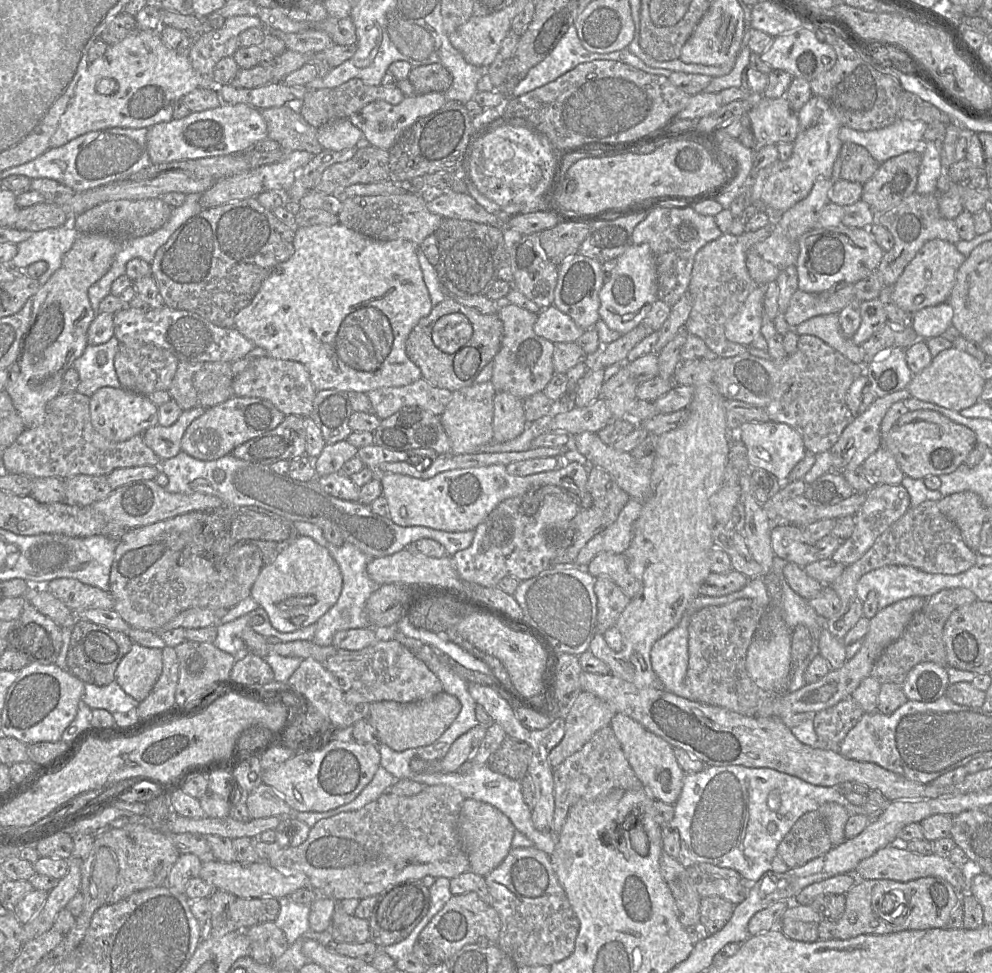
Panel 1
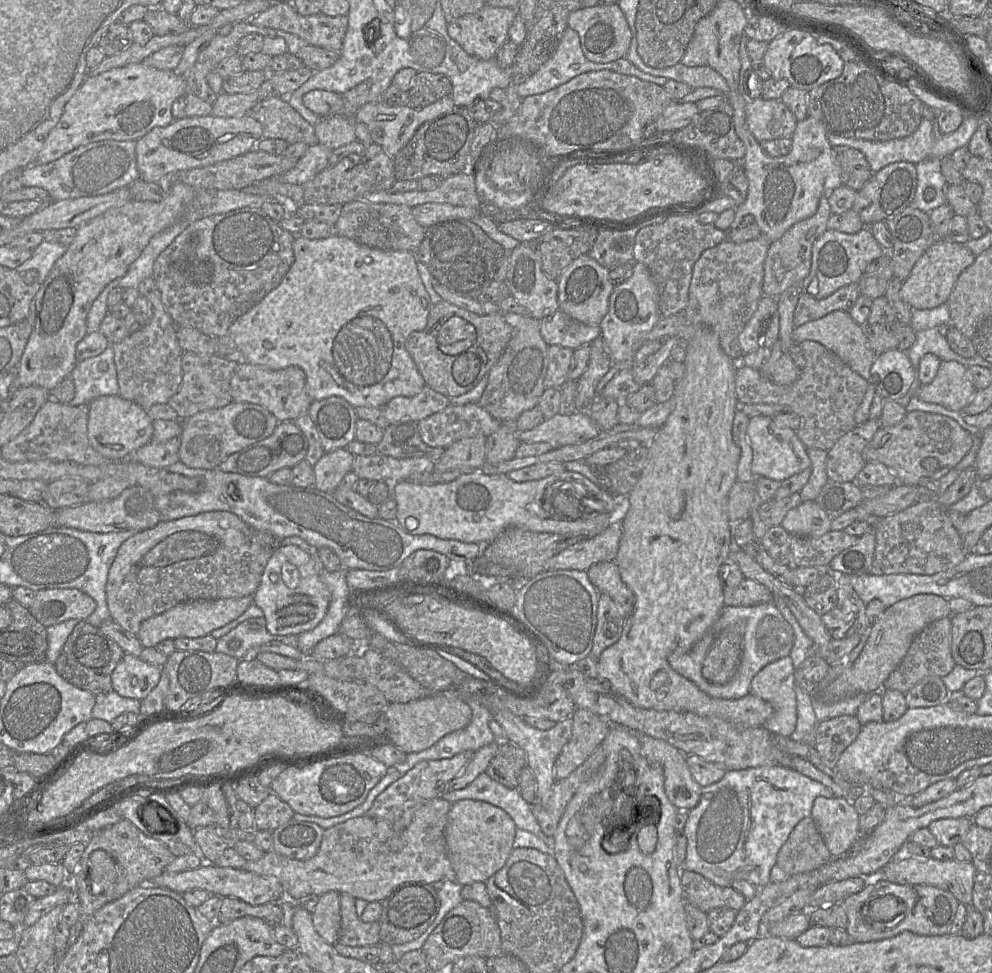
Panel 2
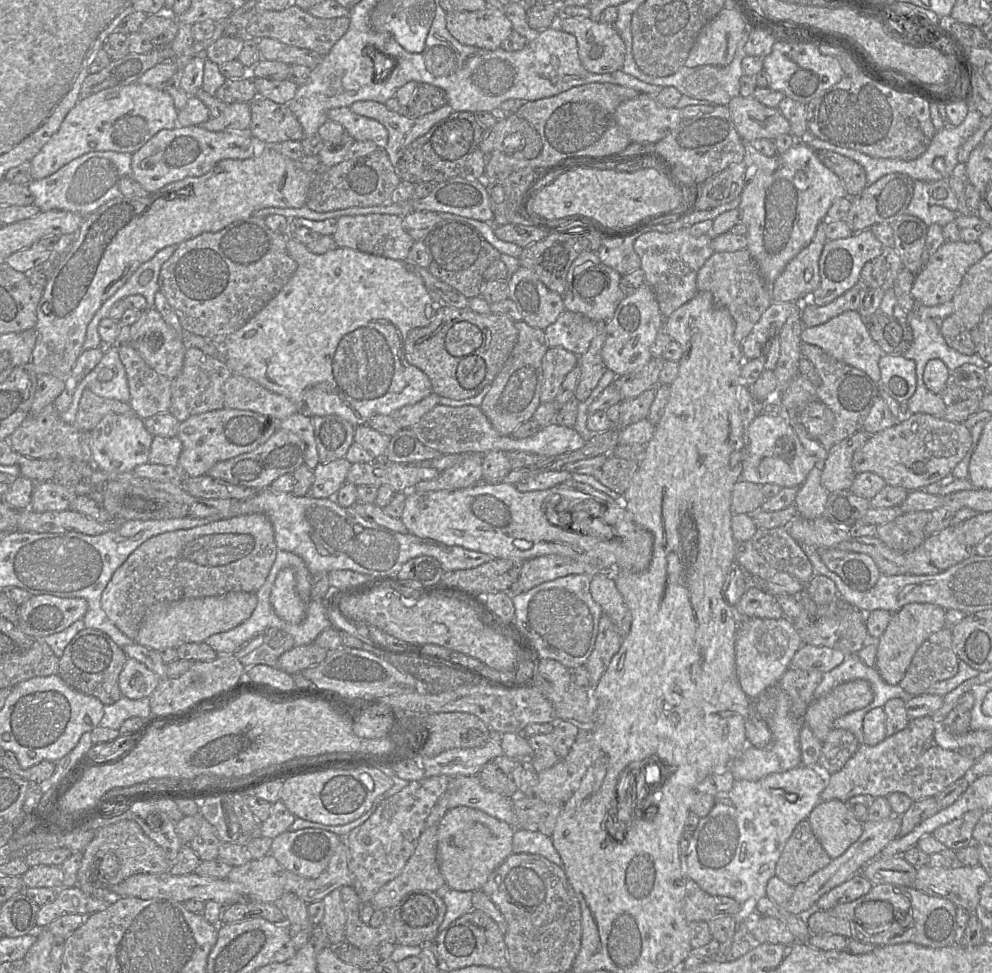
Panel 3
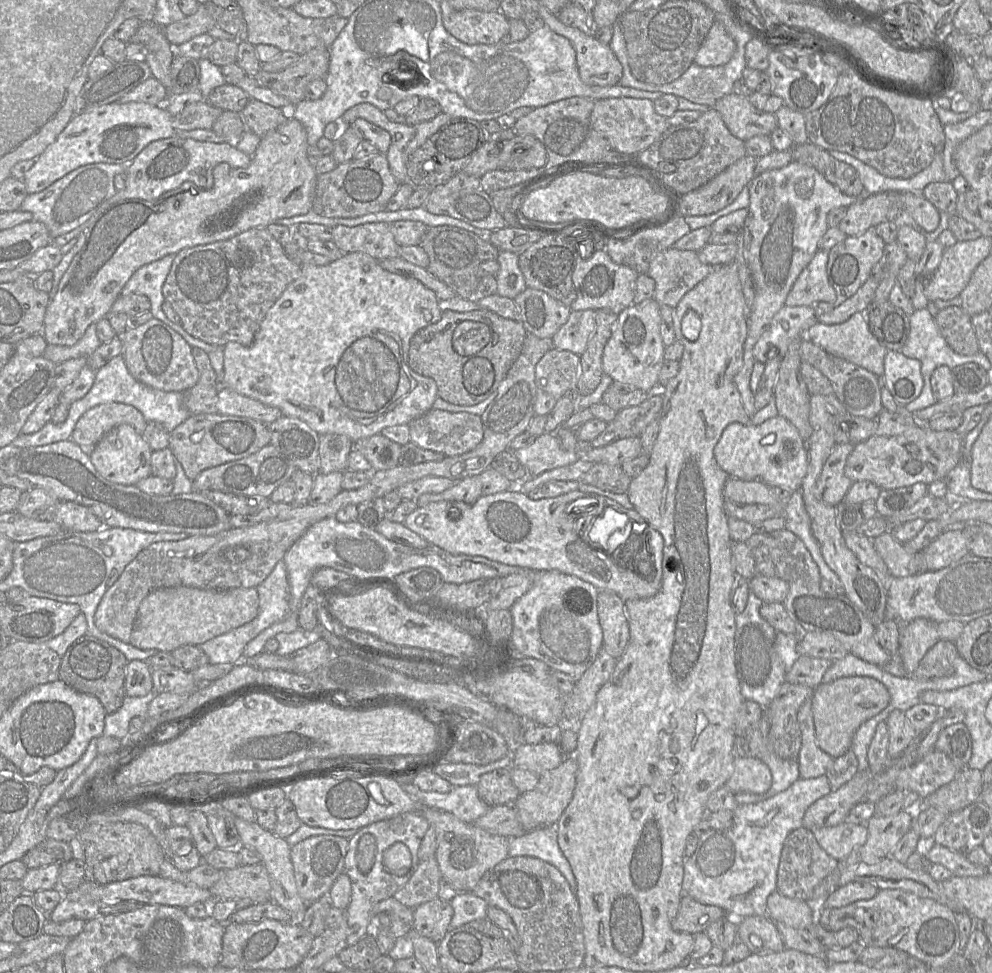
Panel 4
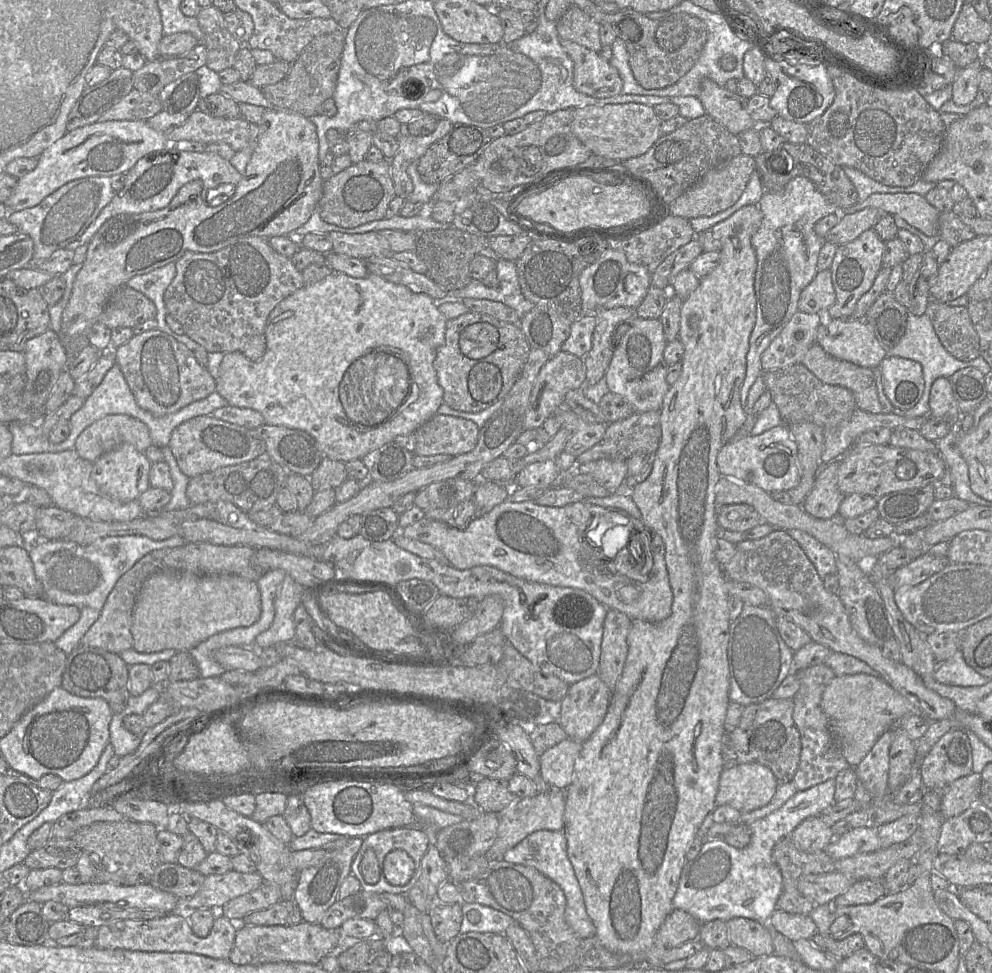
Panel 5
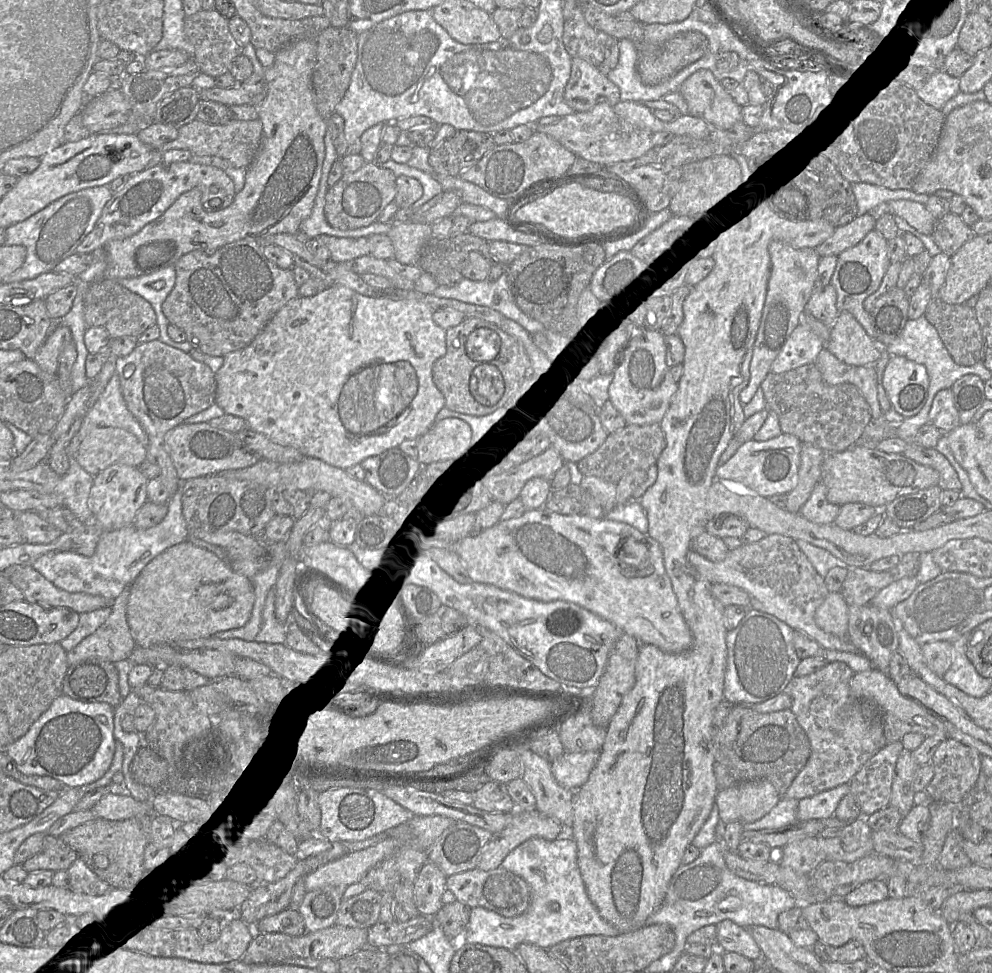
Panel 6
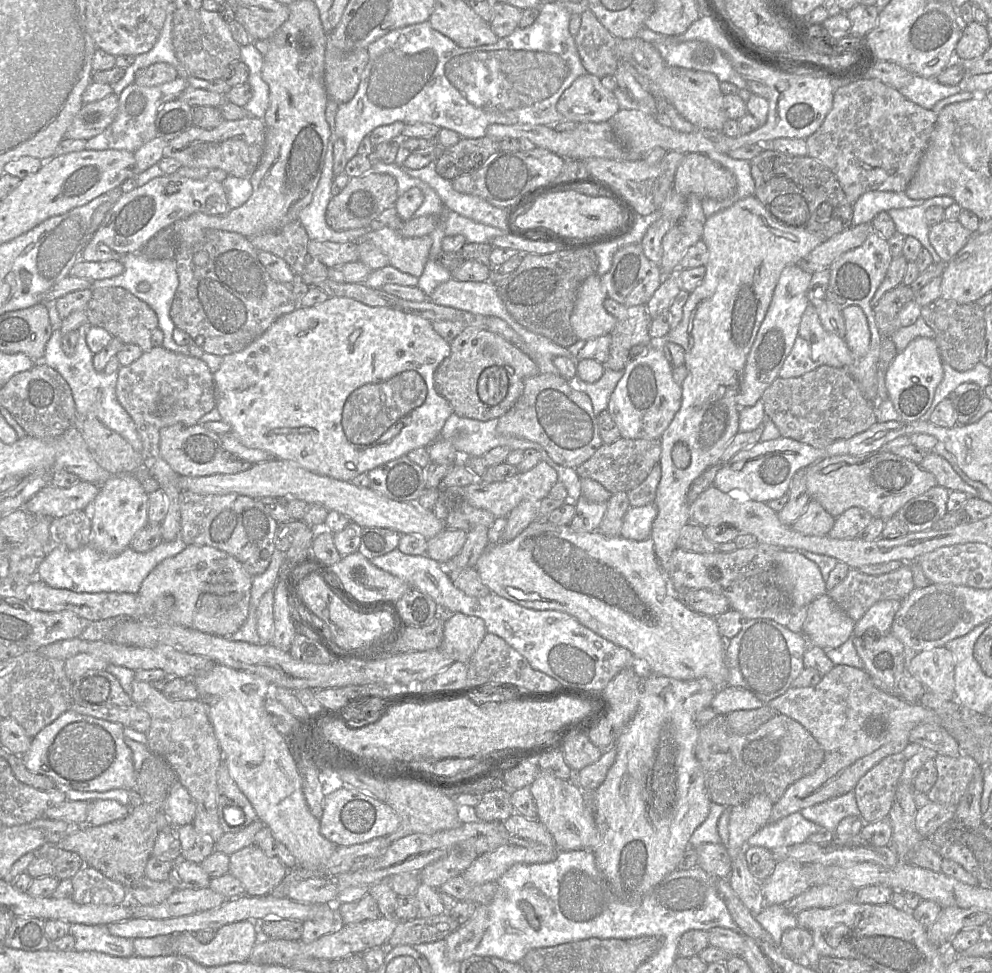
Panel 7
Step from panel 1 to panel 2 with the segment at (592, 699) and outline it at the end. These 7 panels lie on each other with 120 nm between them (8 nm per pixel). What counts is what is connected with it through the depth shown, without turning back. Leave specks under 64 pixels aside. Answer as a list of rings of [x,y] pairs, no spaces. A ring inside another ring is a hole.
[[[576,708],[572,716],[570,739],[554,765],[555,780],[568,777],[602,743],[612,724],[586,709]]]

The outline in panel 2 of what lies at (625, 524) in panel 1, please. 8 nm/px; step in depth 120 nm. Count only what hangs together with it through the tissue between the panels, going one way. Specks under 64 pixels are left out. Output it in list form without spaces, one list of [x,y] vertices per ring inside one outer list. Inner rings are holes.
[[[615,509],[615,519],[600,534],[579,541],[578,543],[564,549],[555,556],[551,557],[545,564],[545,570],[580,570],[587,571],[592,565],[599,562],[614,561],[618,552],[619,543],[622,535],[622,512],[617,515]]]

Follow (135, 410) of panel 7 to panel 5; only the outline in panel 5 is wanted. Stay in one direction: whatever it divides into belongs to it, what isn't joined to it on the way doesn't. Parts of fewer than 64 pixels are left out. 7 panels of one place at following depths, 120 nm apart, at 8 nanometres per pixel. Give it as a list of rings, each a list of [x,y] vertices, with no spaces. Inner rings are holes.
[[[152,329],[113,349],[115,363],[142,409],[155,416],[175,413],[215,391],[215,379],[200,365],[185,344],[160,329]]]

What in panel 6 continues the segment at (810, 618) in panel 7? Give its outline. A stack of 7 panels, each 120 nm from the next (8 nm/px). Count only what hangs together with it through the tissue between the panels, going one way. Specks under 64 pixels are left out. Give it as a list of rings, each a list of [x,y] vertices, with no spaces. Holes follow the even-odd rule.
[[[829,592],[814,613],[815,624],[824,632],[847,636],[848,606],[839,592]]]

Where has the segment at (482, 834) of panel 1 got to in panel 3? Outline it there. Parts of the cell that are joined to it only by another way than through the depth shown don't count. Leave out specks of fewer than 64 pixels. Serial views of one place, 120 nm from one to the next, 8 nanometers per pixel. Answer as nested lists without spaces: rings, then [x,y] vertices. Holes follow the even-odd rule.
[[[458,806],[448,809],[438,825],[437,862],[445,885],[461,892],[482,890],[493,871],[512,852],[515,829],[481,810]]]

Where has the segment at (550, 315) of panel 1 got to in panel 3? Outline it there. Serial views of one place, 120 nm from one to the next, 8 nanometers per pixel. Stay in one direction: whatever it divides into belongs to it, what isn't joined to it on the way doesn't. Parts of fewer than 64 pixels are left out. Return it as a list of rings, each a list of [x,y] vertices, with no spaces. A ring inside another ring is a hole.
[[[564,310],[554,323],[545,328],[544,334],[549,348],[562,347],[580,356],[588,350],[596,335],[596,323],[581,313]]]

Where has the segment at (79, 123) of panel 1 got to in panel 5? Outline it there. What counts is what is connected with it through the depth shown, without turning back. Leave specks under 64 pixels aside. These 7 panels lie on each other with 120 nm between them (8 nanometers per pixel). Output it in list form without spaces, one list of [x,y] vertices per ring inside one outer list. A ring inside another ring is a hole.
[[[112,120],[68,131],[39,156],[35,169],[17,179],[17,185],[4,202],[8,213],[38,205],[64,184],[86,177],[112,177],[127,173],[143,156],[163,150],[171,144],[164,133],[151,128],[146,121]]]

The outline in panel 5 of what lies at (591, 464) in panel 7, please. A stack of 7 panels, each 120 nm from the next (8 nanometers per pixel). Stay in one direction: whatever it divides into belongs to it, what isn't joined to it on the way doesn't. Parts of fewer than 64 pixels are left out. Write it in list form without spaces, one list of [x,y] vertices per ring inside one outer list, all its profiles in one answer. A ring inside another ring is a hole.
[[[660,410],[648,412],[634,412],[628,418],[607,424],[601,440],[590,449],[576,457],[576,465],[587,462],[608,459],[611,461],[626,461],[635,454],[653,456],[657,451],[661,439]]]

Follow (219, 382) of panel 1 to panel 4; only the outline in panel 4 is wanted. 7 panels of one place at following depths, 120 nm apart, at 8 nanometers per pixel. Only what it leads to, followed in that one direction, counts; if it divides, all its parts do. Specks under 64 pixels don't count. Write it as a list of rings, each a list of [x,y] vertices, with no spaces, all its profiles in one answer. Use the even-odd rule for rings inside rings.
[[[192,347],[192,355],[199,372],[198,382],[183,392],[183,404],[191,415],[217,413],[218,393],[221,384],[211,365],[208,353]]]

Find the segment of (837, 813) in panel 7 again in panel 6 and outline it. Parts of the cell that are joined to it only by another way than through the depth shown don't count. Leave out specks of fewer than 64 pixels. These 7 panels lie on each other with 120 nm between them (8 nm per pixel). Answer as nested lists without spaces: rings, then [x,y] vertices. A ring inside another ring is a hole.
[[[844,784],[799,800],[797,821],[804,823],[809,820],[823,820],[834,816],[839,802],[849,792],[849,784]]]

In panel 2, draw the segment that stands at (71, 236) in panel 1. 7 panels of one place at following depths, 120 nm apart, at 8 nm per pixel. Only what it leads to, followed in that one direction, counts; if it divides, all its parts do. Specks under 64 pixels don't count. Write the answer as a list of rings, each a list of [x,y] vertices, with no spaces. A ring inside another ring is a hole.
[[[43,240],[32,251],[32,256],[19,265],[16,270],[24,274],[34,269],[39,273],[38,281],[43,283],[48,277],[55,262],[67,251],[69,246],[58,242]]]

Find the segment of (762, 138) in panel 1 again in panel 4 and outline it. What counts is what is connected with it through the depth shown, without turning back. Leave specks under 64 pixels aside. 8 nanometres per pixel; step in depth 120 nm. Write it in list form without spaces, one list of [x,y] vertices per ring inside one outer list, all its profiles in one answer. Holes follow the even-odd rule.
[[[733,92],[717,100],[713,108],[720,113],[723,122],[731,134],[744,142],[757,135],[769,136],[778,127],[774,113],[757,109],[751,104],[748,97],[739,96]]]

